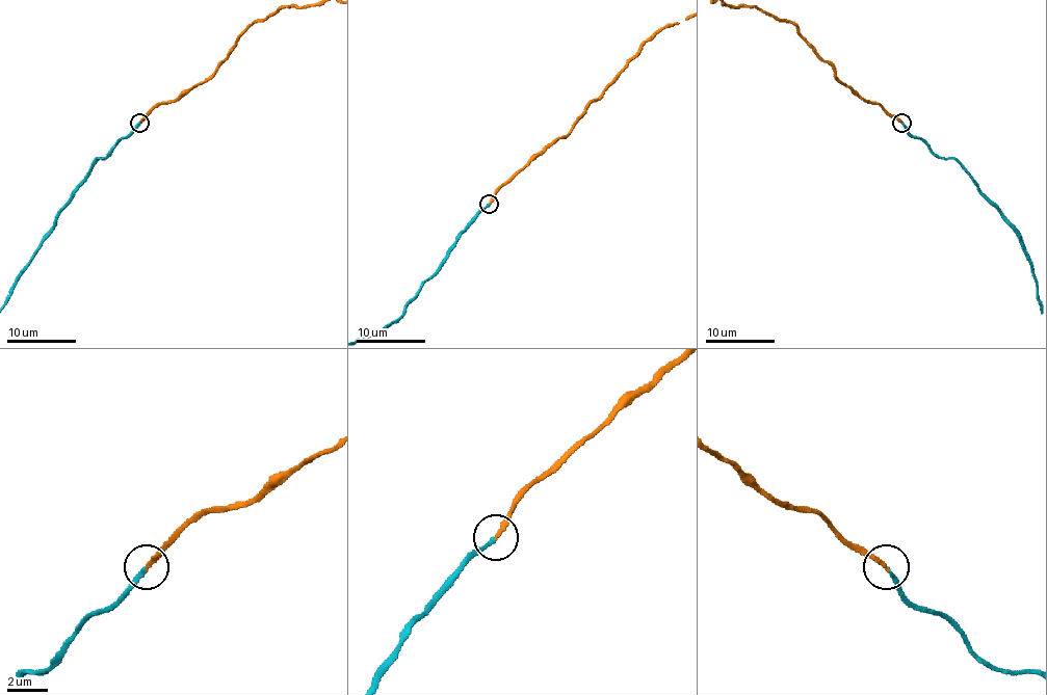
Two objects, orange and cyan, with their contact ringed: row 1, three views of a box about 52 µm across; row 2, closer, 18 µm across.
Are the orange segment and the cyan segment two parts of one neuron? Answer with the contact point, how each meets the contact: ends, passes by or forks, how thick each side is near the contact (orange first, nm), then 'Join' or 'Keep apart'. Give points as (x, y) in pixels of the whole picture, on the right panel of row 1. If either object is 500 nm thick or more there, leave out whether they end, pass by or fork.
Place: (901, 123). At the ring orange ends. At the ring cyan ends. Thickness 200 nm (orange) against 190 nm. Join

